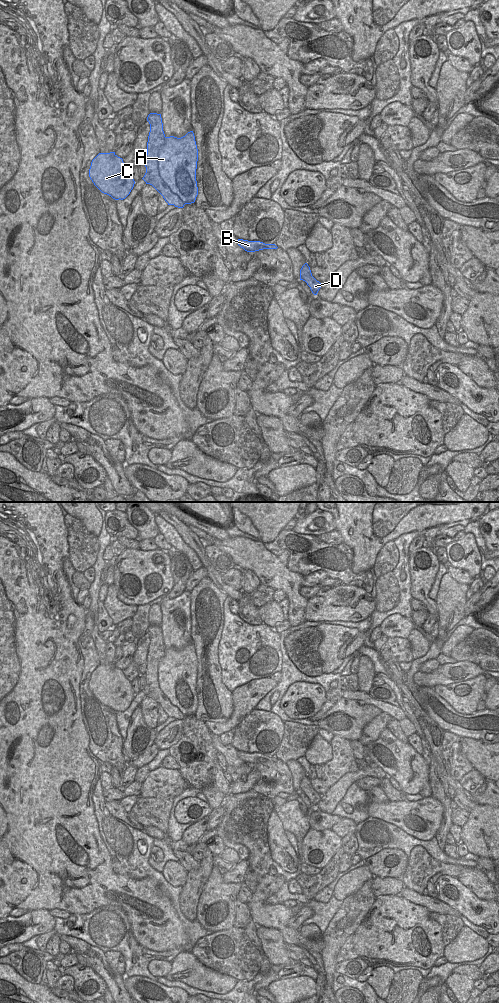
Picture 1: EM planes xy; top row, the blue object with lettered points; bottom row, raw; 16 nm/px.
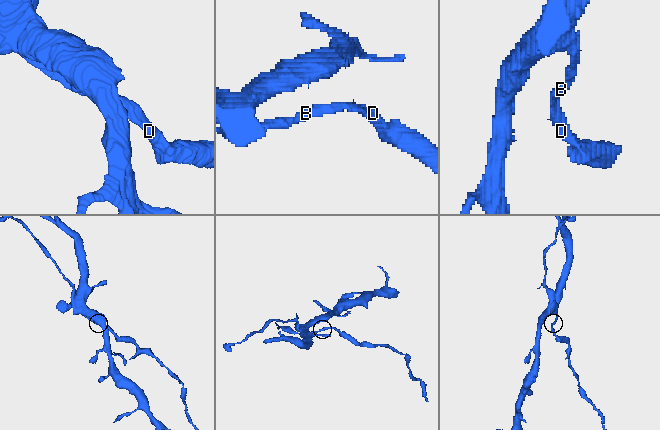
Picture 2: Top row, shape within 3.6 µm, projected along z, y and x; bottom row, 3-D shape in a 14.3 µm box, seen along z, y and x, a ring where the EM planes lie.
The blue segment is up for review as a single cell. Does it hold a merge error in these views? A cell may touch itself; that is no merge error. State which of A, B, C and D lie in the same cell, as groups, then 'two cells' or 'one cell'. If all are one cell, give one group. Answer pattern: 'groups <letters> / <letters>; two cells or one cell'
groups A C / B D; two cells

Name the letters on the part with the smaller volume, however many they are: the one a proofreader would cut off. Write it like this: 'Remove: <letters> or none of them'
Remove: B, D

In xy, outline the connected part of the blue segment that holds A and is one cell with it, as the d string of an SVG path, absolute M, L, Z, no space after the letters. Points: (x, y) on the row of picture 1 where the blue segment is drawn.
M193 131L181 138L165 137L158 153L159 175L184 204L194 203L198 195L197 161L198 149Z

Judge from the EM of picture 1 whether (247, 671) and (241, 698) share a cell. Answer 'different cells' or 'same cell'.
different cells

